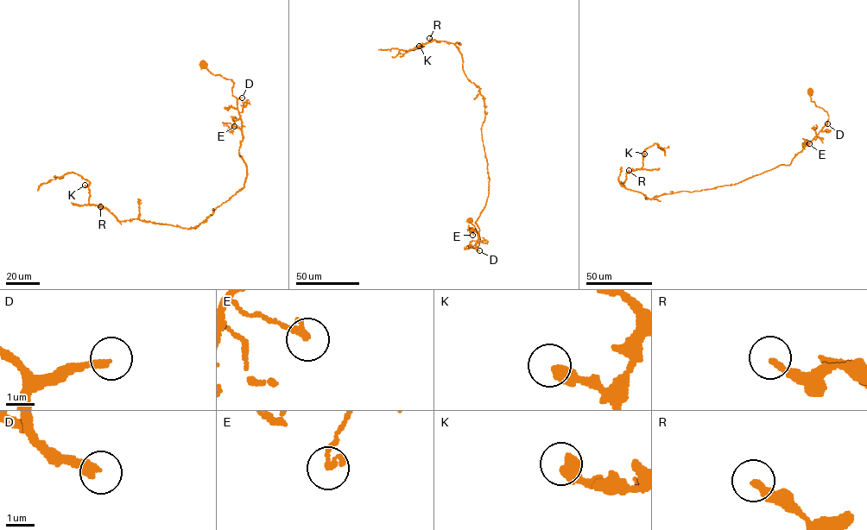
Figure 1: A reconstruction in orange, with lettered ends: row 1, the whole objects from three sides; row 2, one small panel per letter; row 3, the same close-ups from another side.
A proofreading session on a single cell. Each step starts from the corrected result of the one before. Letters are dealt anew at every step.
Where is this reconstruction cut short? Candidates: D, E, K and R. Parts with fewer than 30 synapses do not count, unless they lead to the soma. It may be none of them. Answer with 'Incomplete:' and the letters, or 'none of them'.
Incomplete: D

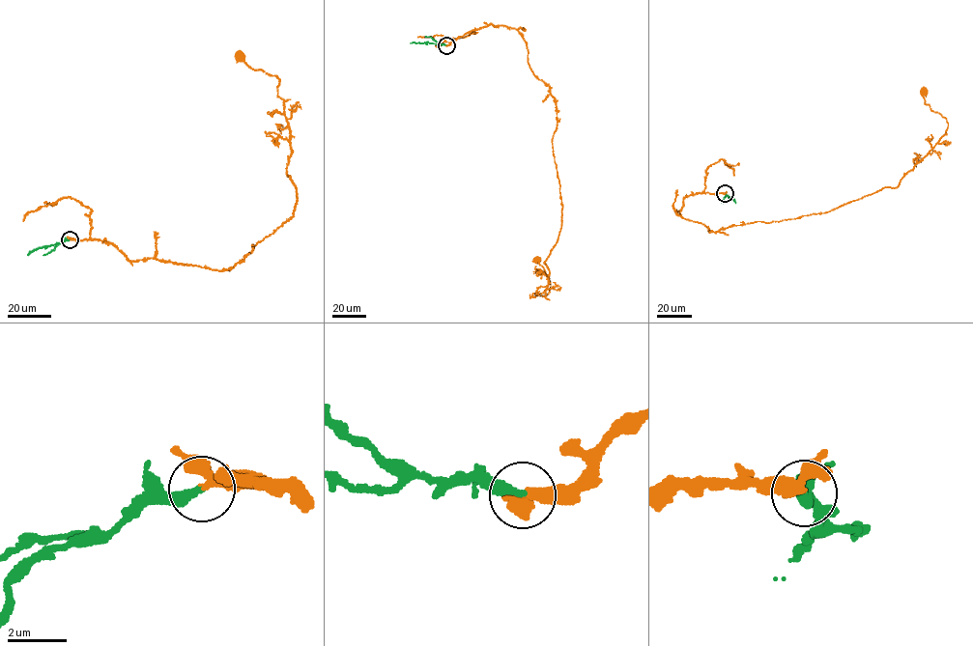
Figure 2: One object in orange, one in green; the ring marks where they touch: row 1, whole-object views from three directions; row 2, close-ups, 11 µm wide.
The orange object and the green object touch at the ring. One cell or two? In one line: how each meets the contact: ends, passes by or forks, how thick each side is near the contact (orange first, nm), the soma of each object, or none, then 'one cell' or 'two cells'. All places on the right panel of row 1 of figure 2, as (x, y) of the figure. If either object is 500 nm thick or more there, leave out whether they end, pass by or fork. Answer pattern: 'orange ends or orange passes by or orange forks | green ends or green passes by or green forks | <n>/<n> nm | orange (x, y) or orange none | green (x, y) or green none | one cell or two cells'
orange passes by | green ends | 280/320 nm | orange (923, 92) | green none | one cell

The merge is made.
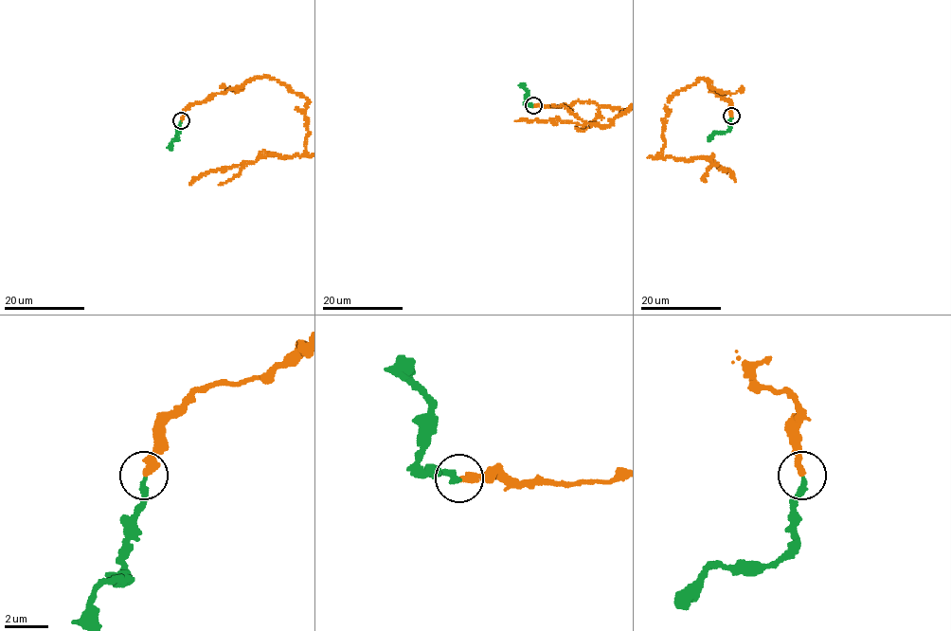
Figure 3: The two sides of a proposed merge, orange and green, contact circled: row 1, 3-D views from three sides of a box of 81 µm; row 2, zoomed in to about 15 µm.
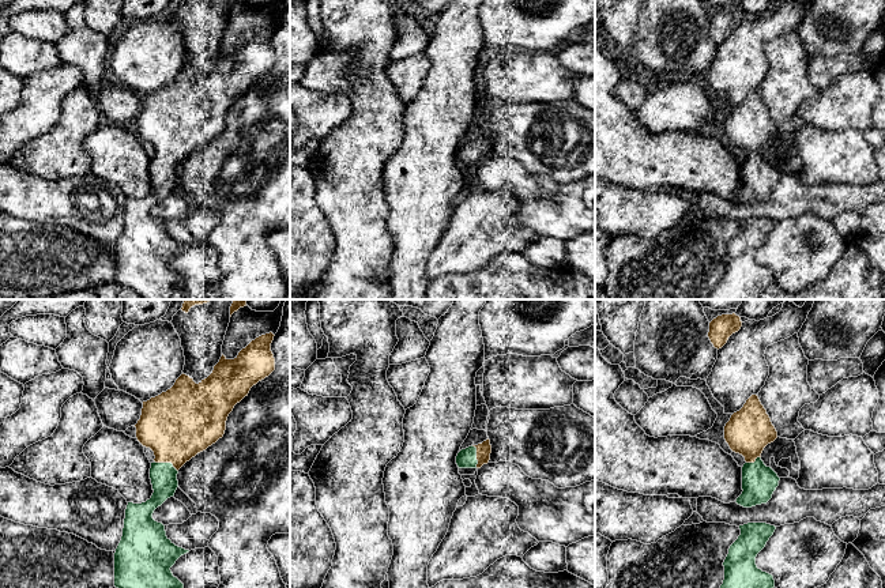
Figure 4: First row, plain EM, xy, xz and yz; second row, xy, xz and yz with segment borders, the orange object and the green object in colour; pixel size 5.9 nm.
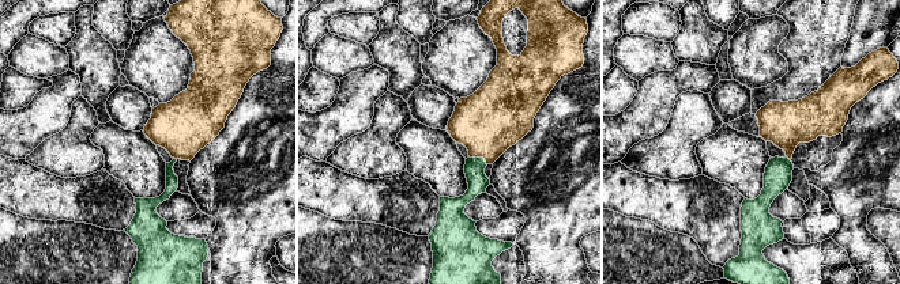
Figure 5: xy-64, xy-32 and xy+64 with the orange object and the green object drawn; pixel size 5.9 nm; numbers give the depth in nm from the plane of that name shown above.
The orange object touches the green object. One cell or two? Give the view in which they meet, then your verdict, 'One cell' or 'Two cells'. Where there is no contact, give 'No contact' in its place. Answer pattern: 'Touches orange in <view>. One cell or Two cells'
Touches orange in xy. One cell

